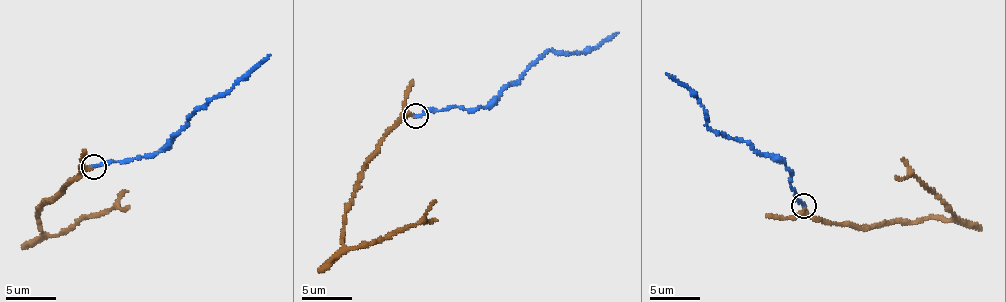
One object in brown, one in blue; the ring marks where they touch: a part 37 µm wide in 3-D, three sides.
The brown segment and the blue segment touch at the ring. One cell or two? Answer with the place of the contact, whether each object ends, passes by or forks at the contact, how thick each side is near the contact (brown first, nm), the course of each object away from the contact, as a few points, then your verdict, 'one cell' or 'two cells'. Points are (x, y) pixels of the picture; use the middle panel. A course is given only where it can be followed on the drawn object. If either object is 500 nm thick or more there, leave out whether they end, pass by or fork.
(415, 115) | brown ends | blue ends | 300/200 nm | brown via (413, 115), (403, 118), (386, 134), (363, 173), (343, 223), (343, 245), (364, 246), (415, 226), (435, 200) | blue via (416, 115), (450, 107), (486, 106), (508, 85), (520, 79), (547, 51), (589, 51), (618, 32) | two cells

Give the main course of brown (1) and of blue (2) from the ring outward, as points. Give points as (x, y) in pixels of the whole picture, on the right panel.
1: (803, 206), (810, 215), (830, 223), (857, 227), (942, 215), (953, 218), (950, 208), (919, 177), (895, 178)
2: (802, 205), (782, 162), (756, 152), (745, 141), (710, 129), (696, 94), (666, 73)

